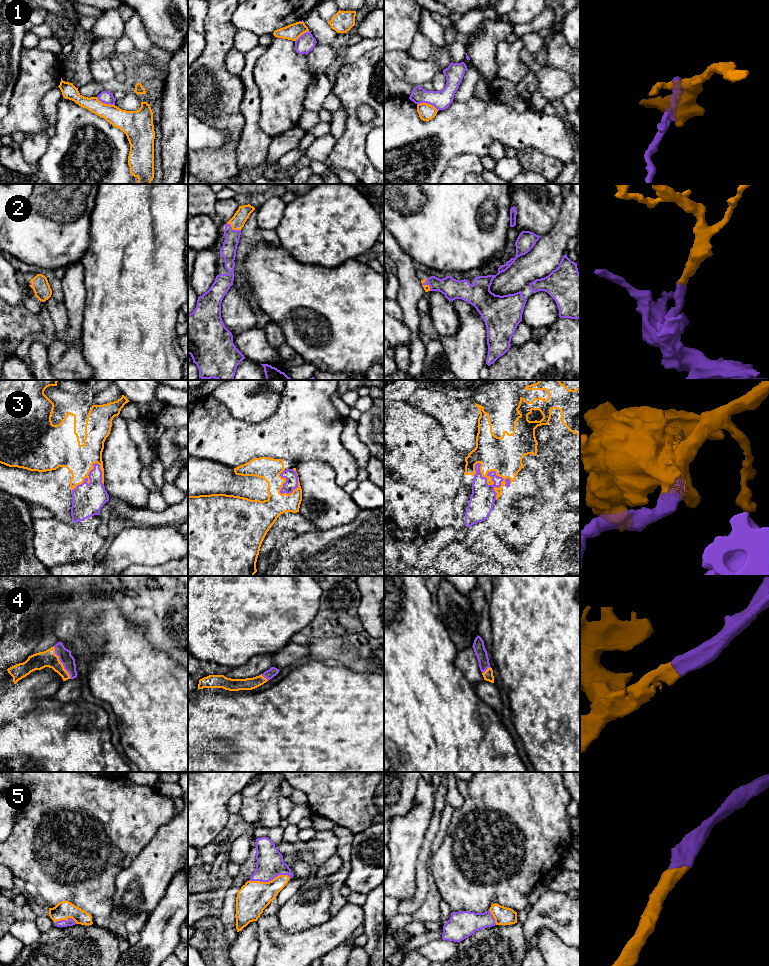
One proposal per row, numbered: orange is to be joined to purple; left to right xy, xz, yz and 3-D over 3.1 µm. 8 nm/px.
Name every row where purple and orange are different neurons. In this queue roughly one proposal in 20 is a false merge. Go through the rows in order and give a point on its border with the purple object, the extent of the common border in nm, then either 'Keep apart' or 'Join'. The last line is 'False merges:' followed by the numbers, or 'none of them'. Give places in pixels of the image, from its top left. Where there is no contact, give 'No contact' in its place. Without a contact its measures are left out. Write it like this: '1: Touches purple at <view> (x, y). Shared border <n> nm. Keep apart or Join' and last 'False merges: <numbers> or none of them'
1: Touches purple at yz (428, 103). Shared border 180 nm. Keep apart
2: Touches purple at xz (232, 229). Shared border 130 nm. Join
3: Touches purple at yz (495, 473). Shared border 340 nm. Join
4: Touches purple at xy (60, 661). Shared border 300 nm. Join
5: Touches purple at xz (269, 880). Shared border 340 nm. Join
False merges: 1

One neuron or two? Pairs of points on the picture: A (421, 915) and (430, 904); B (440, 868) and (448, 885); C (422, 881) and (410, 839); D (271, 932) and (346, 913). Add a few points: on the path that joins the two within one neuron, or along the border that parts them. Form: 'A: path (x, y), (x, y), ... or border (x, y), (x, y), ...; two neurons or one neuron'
A: path (424, 912), (429, 907); one neuron
B: path (444, 872), (448, 876), (448, 881); one neuron
C: border (423, 838), (416, 862), (415, 884); two neurons
D: path (282, 955), (309, 955), (329, 937); one neuron

